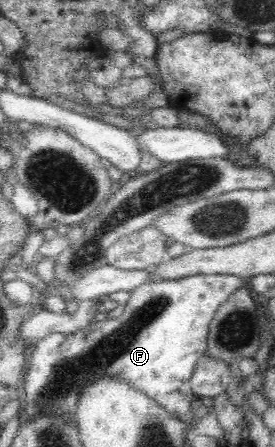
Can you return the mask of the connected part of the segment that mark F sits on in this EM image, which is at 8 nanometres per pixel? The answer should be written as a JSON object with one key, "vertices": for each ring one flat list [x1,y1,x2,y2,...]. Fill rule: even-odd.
{"vertices":[[197,274,177,280,145,282,130,291,130,298,124,305,124,311,116,319,95,320,75,333,48,333,35,343,29,370,25,377,22,377,21,383,24,384,26,393,20,408,22,418,27,419,43,412,57,412,75,419,74,411,81,390,84,390,85,384,90,384,96,377,105,374,121,376,123,380,127,380,163,408,181,417,191,409,191,401,197,398,192,393,190,377,197,361,206,352,206,339,211,320,221,304,244,283,248,283,248,280,221,274]]}

